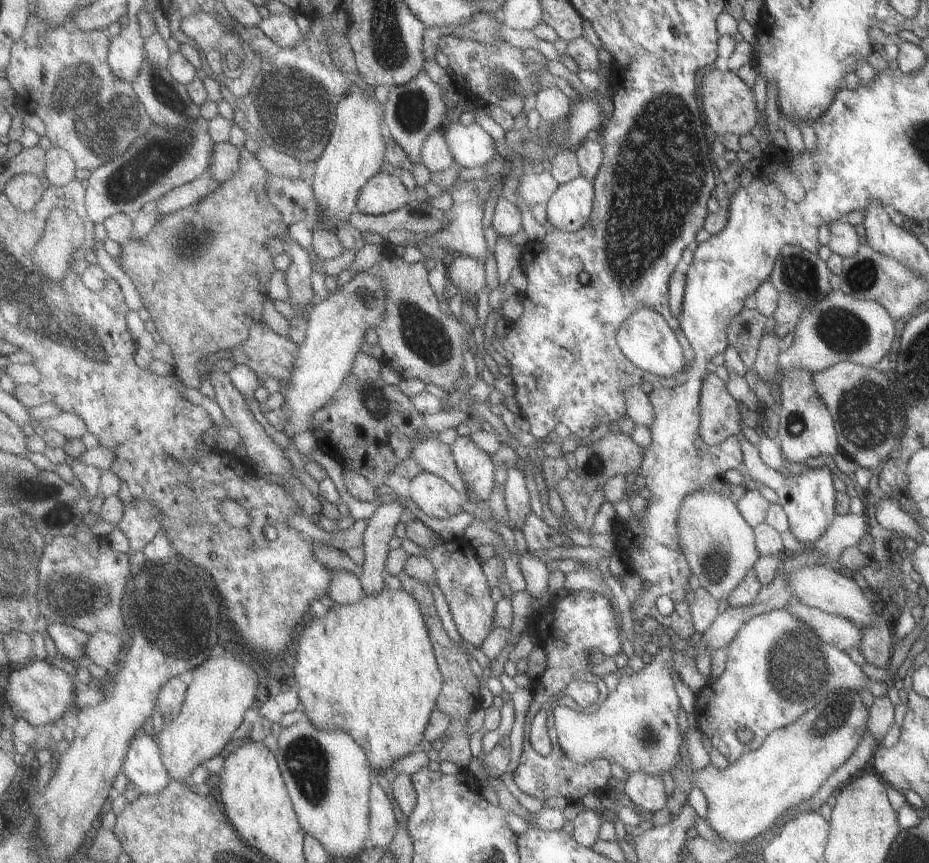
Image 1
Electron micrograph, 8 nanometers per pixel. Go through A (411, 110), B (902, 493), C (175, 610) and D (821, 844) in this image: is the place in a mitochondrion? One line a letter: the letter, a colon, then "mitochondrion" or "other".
A: mitochondrion
B: other
C: mitochondrion
D: other

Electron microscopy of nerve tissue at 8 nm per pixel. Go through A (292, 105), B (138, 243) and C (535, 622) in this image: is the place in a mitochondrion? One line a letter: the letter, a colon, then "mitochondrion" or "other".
A: mitochondrion
B: other
C: other

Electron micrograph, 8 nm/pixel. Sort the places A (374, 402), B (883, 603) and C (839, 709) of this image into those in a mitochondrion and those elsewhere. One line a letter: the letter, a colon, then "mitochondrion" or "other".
A: mitochondrion
B: other
C: mitochondrion

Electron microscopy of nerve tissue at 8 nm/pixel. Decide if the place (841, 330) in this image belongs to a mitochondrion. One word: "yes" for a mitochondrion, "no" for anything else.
yes

